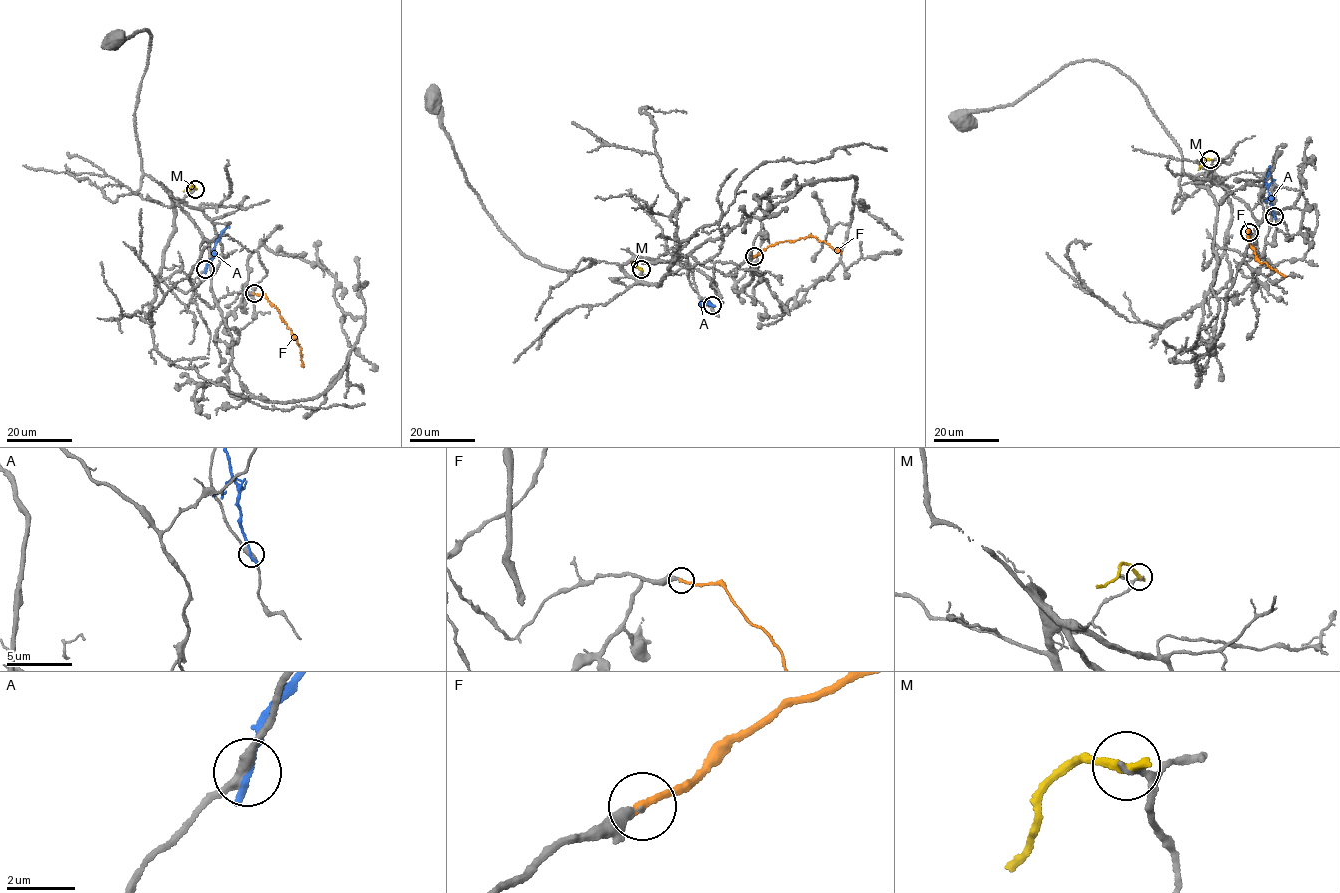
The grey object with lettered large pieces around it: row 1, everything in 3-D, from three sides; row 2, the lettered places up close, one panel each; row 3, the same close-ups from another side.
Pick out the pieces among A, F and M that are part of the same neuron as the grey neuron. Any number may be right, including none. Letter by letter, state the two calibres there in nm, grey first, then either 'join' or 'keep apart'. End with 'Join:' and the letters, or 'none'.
A: calibres 320 and 240 nm; keep apart
F: calibres 360 and 200 nm; join
M: calibres 120 and 320 nm; keep apart
Join: F

